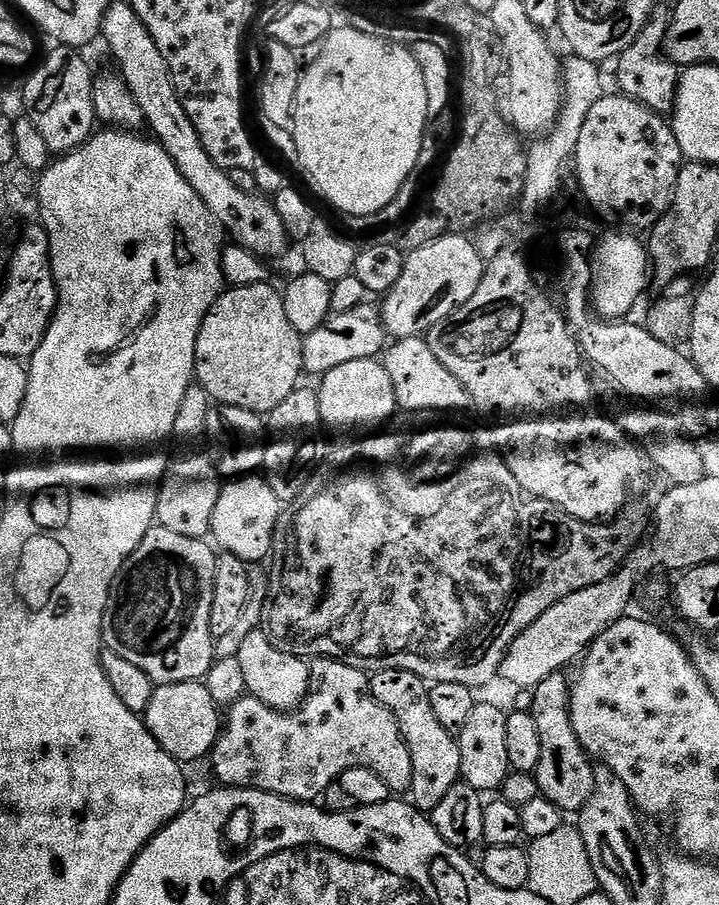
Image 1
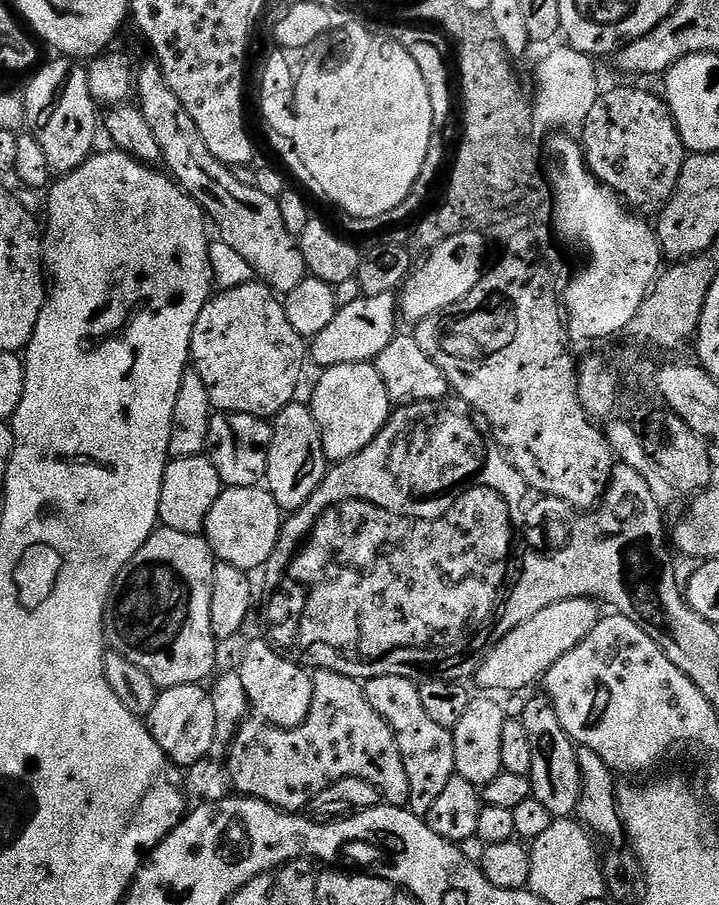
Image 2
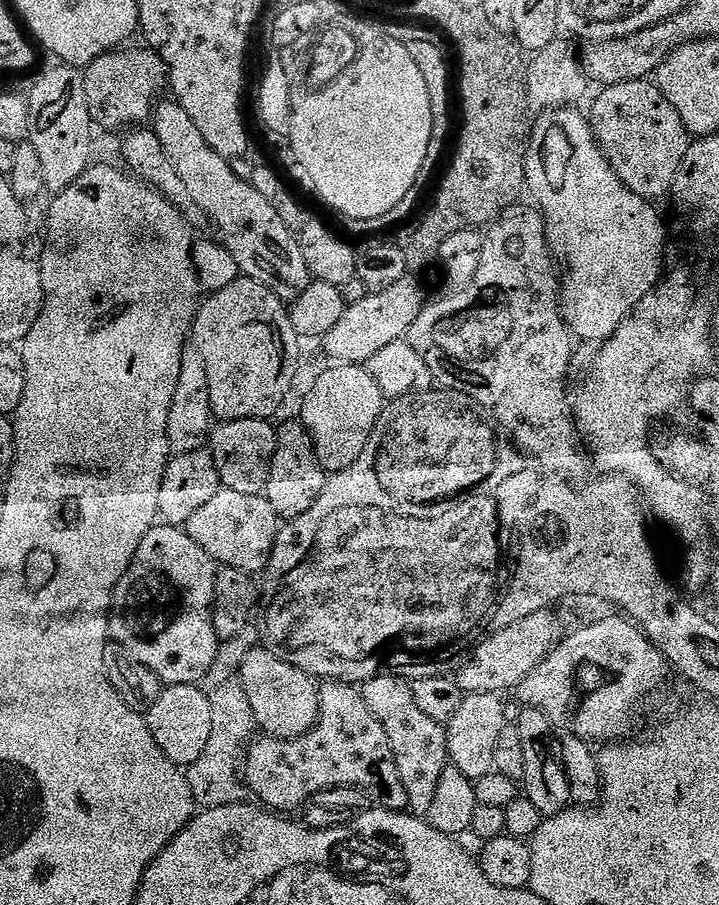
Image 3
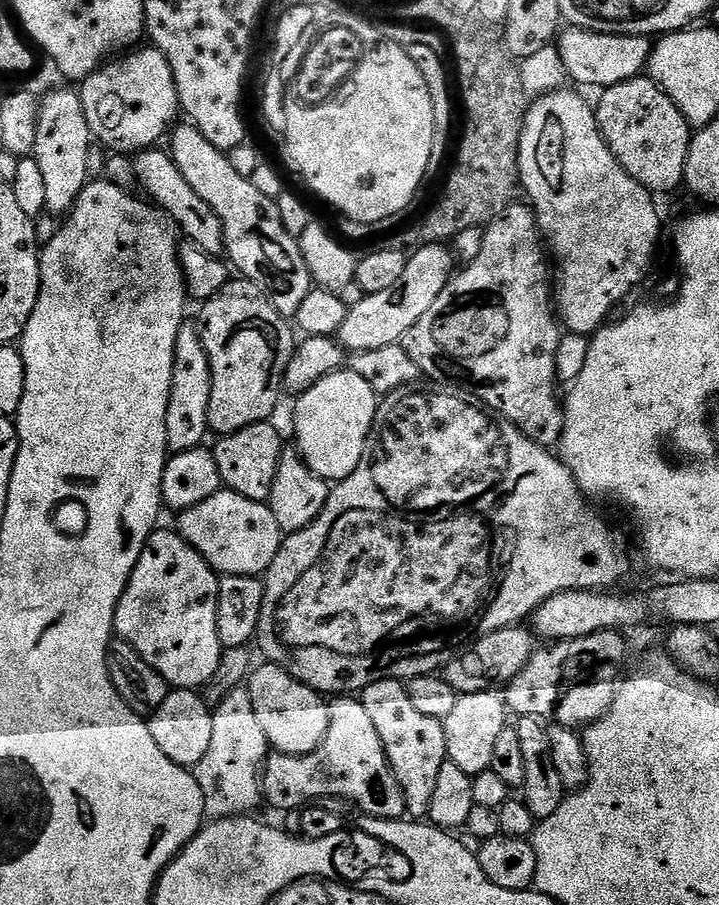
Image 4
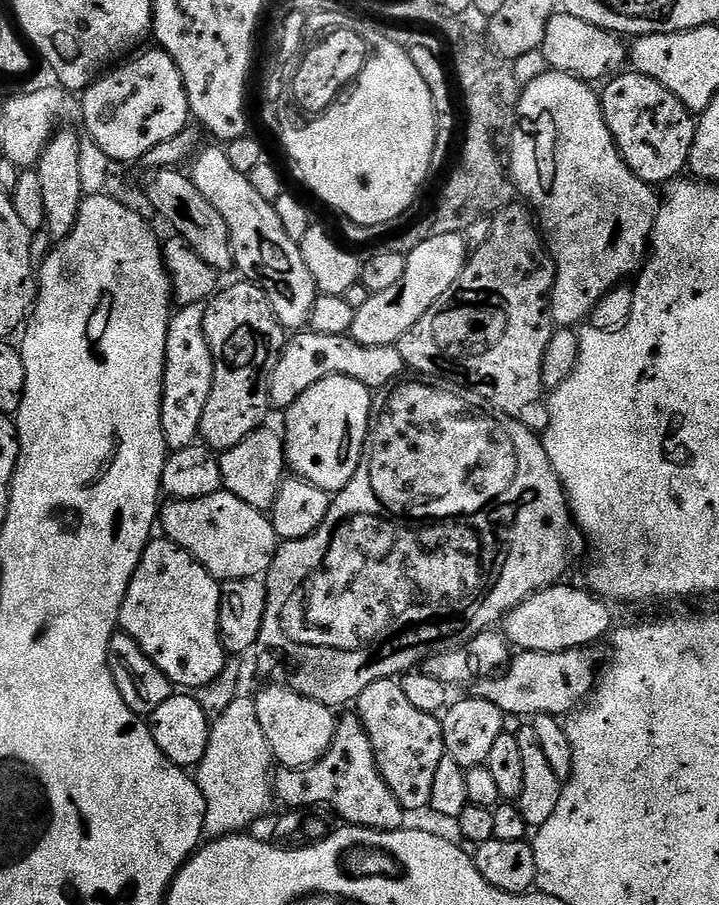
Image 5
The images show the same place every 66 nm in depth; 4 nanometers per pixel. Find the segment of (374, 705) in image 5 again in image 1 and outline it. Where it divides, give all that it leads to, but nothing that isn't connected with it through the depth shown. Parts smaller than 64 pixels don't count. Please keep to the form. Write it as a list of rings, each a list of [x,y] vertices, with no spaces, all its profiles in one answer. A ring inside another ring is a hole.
[[[382,670],[371,673],[368,685],[374,698],[394,714],[394,722],[398,722],[398,730],[402,730],[406,750],[410,750],[410,763],[414,766],[410,803],[419,812],[431,814],[438,802],[450,794],[452,787],[461,783],[460,741],[438,723],[438,717],[430,707],[430,685],[427,680],[418,678],[418,674],[410,674],[410,670]]]

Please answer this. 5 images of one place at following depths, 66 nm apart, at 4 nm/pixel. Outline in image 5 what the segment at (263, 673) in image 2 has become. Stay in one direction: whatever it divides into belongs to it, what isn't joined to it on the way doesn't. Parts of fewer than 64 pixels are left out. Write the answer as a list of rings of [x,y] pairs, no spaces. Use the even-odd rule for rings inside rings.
[[[272,682],[269,688],[262,689],[258,694],[255,693],[254,699],[258,710],[258,726],[262,726],[262,734],[266,734],[266,742],[270,742],[270,750],[277,765],[286,768],[308,768],[324,757],[326,750],[332,745],[338,723],[337,713],[333,709],[327,708],[322,702],[314,702],[298,694],[280,682]]]

